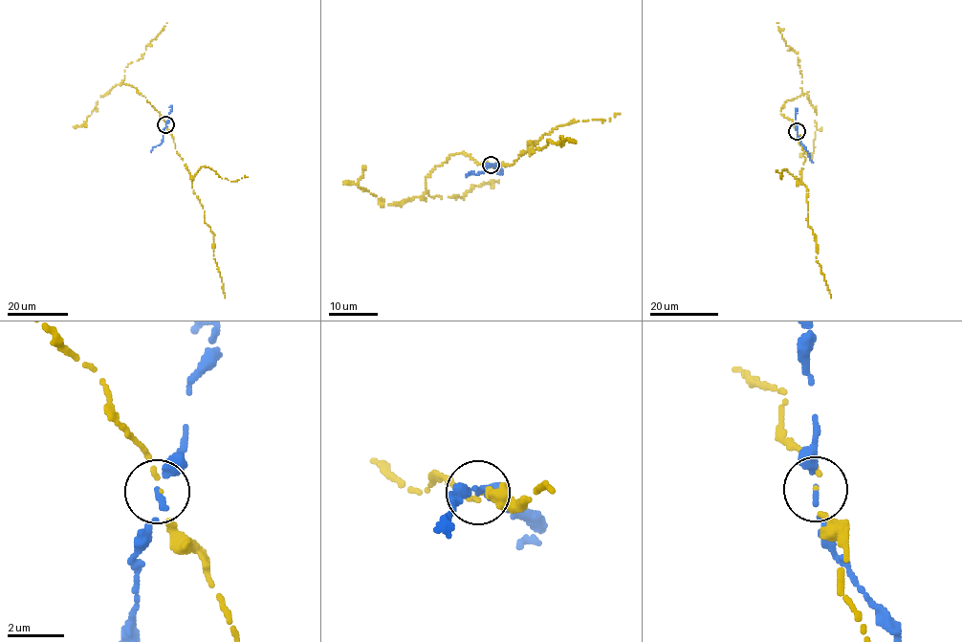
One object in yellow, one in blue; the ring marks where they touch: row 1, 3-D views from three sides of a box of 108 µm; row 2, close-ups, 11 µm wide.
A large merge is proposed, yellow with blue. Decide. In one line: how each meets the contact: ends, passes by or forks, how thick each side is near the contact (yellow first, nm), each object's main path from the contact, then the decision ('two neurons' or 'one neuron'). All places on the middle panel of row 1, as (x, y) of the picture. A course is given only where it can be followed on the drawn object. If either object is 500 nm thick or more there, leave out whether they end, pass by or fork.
yellow ends; blue passes by; calibres 50 and 190 nm; course yellow (491, 165), (510, 166), (524, 152), (546, 147), (548, 140), (561, 144), (560, 137), (576, 141); course blue (491, 165), (480, 172), (466, 176); two neurons

